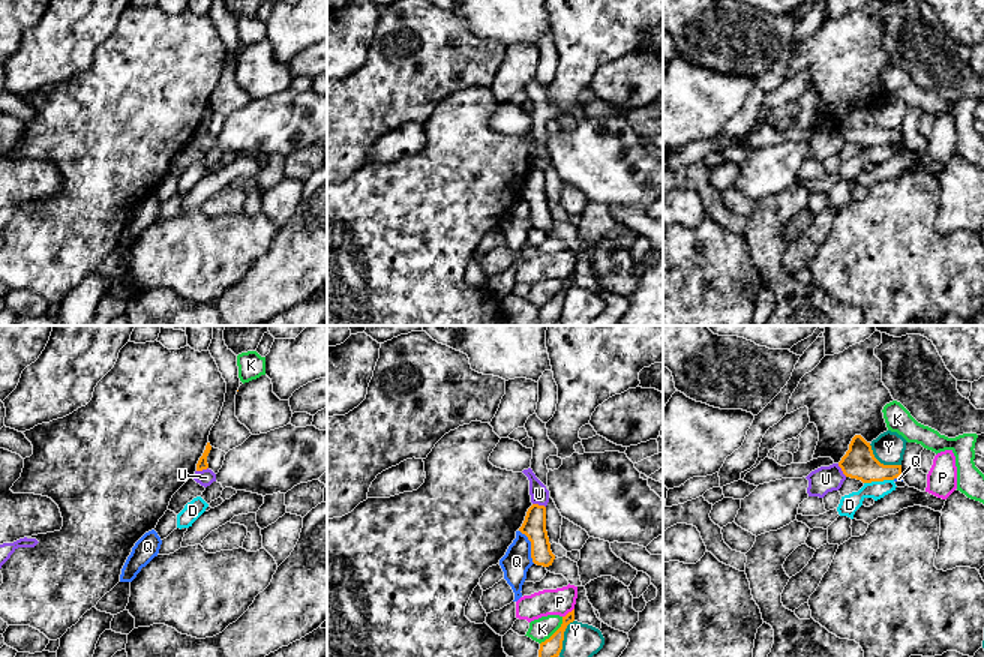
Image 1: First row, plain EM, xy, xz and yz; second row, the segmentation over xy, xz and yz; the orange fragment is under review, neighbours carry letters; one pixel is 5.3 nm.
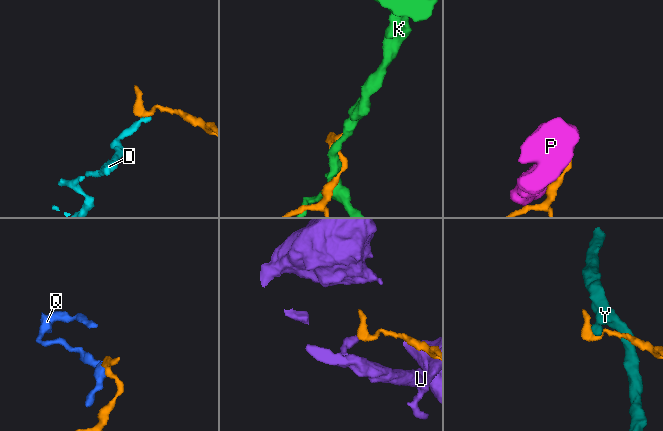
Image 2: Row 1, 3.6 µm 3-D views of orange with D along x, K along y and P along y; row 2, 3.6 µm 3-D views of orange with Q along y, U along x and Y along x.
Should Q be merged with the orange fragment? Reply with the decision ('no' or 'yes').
no

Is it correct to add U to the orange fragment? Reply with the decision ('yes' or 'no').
no

